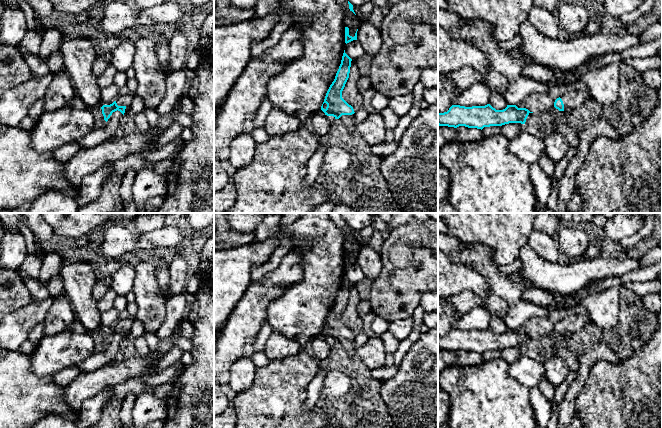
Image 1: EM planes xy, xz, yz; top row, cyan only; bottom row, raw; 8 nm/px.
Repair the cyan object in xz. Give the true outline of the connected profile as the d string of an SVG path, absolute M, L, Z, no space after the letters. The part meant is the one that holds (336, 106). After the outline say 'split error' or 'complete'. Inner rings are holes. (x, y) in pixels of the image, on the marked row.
M343 53L341 64L336 73L335 79L330 85L321 110L327 116L333 116L339 119L348 131L354 132L357 129L357 123L354 120L354 109L342 98L342 91L349 78L350 67L352 59Z | split error

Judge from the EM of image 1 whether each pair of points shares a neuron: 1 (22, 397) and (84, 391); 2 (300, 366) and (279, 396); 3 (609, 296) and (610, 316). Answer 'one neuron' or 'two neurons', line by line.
1: two neurons
2: one neuron
3: one neuron

